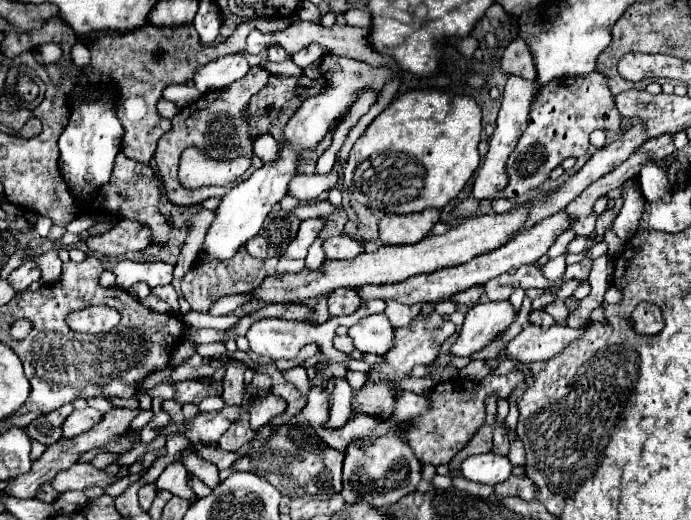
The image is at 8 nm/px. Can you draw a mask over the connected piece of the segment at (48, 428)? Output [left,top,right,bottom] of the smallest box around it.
[26,404,74,446]

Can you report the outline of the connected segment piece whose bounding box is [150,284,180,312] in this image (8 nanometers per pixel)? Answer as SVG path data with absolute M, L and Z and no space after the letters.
M170 284L168 286L160 286L160 288L152 288L150 294L158 296L164 302L168 302L172 306L172 312L178 312L180 310L180 306L178 306L178 294L176 294L176 290Z

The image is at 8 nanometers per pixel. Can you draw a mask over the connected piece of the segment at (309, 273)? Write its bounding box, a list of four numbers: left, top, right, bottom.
[252,206,526,302]

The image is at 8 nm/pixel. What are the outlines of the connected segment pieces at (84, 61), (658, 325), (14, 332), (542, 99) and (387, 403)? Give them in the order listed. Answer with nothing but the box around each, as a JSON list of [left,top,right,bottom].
[[72,42,90,68],[632,302,662,334],[10,320,32,340],[500,72,622,200],[352,384,394,418]]

